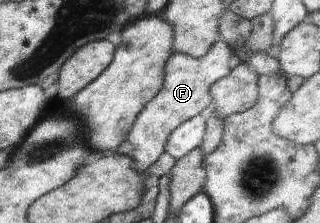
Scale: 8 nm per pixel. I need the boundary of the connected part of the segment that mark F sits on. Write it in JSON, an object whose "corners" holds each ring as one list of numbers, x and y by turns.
{"corners":[[224,40,210,48,205,56,195,57,175,52,166,64,166,78,162,82,162,90,155,95,153,101,138,114,134,126,131,127,127,140,133,146,129,156,135,160,135,166,145,172,166,151,170,135,186,120,205,114,205,109,213,105,213,84,230,74,232,69,233,50]]}

